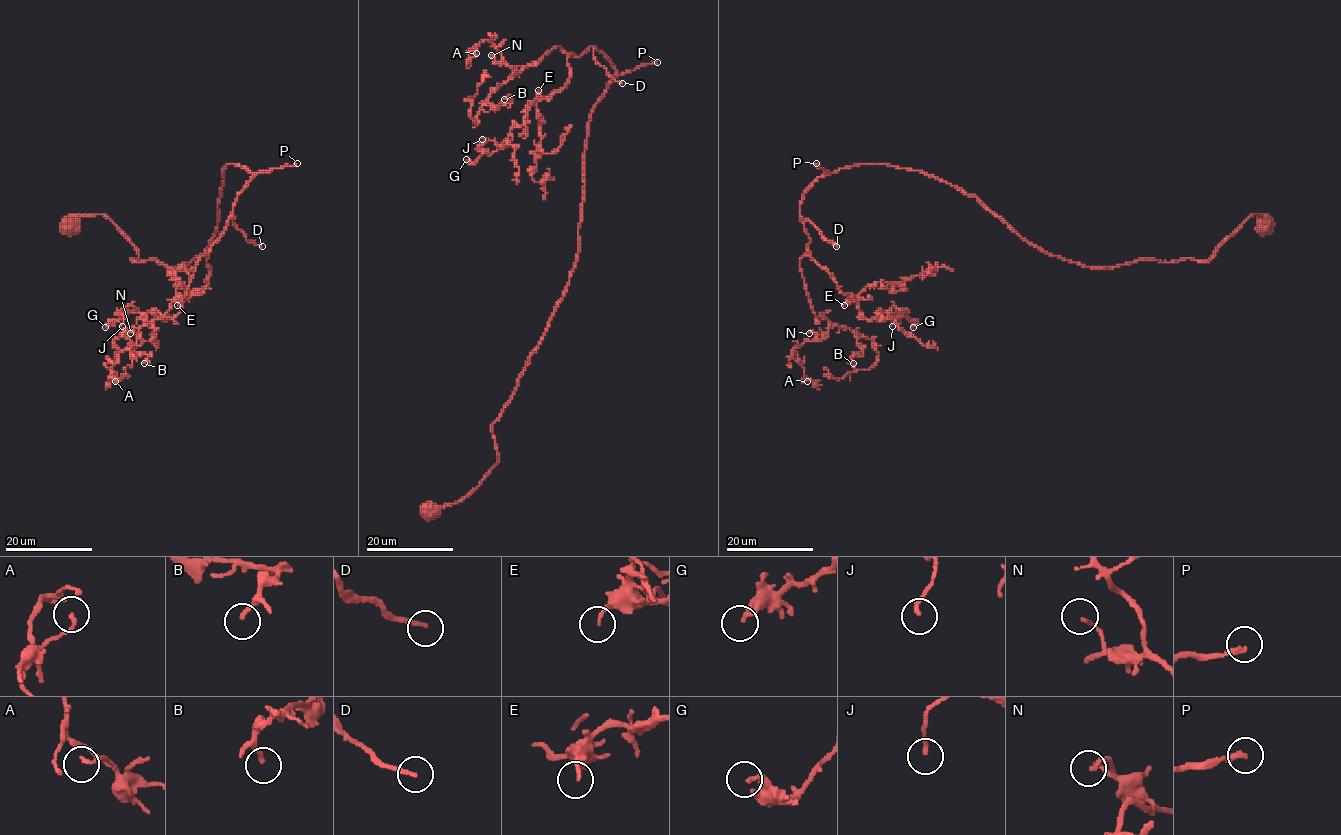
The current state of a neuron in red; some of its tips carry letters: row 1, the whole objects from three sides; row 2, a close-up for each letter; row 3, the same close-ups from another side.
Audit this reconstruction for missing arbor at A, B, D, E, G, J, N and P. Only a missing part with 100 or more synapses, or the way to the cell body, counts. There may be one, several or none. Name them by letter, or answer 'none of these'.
D, P

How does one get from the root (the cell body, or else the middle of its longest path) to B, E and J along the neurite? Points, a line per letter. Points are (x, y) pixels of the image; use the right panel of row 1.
B: (1267, 229), (1086, 267), (923, 172), (846, 167), (802, 196), (800, 268), (853, 363)
E: (1267, 229), (1252, 215), (1207, 261), (1086, 267), (955, 186), (859, 163), (821, 175), (800, 205), (844, 305)
J: (1267, 229), (1086, 267), (923, 172), (821, 175), (809, 255), (892, 326)

